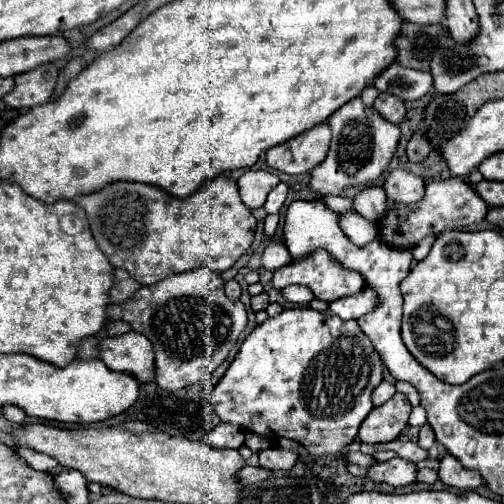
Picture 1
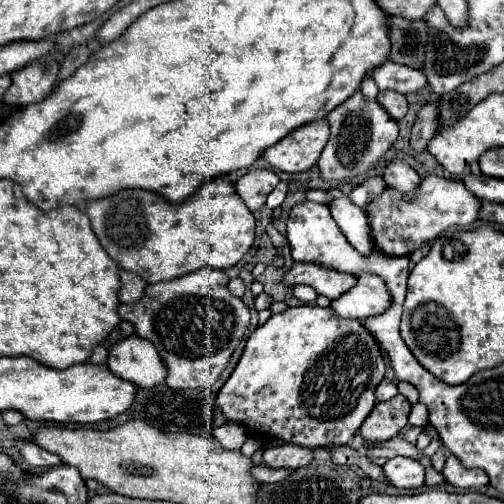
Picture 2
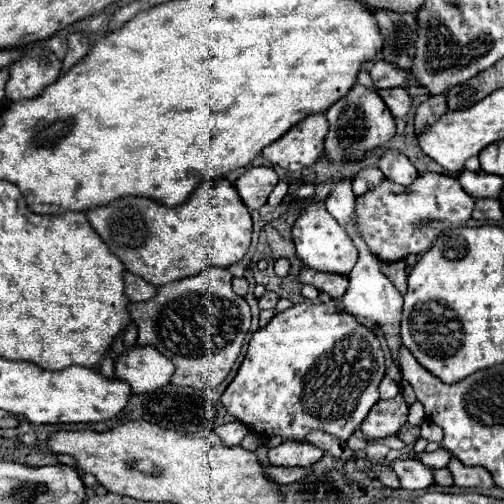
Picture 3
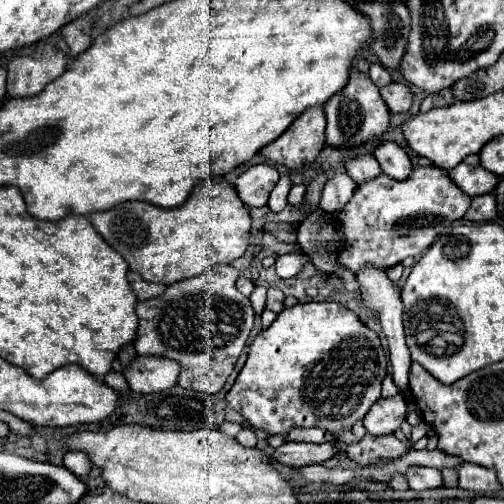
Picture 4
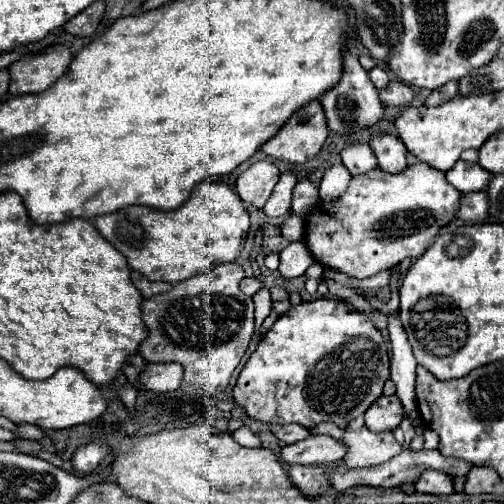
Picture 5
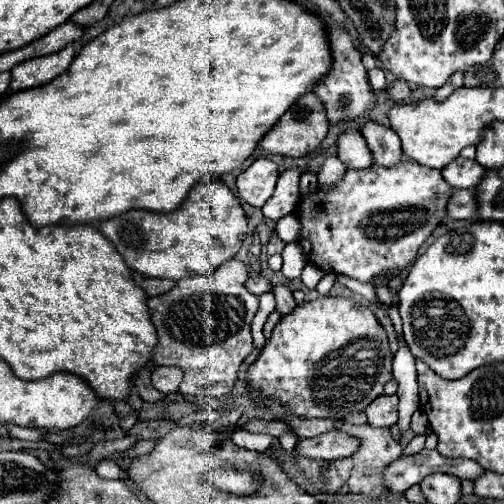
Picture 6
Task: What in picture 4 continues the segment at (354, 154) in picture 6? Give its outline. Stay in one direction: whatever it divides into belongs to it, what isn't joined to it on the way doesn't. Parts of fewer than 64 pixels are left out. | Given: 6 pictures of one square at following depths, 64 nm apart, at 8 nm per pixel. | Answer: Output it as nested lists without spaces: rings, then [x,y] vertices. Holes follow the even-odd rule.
[[[358,156],[358,158],[354,158],[354,160],[348,160],[348,162],[346,162],[346,170],[348,170],[350,178],[352,178],[358,186],[362,186],[362,184],[366,184],[366,182],[370,182],[370,180],[374,180],[376,176],[382,174],[380,164],[376,162],[374,156]]]

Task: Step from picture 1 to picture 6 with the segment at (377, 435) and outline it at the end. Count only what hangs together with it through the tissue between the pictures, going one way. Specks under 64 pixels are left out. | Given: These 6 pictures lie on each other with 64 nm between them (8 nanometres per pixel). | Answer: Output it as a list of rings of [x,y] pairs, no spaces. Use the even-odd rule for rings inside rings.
[[[378,396],[366,408],[366,416],[372,428],[392,428],[398,422],[398,396]]]

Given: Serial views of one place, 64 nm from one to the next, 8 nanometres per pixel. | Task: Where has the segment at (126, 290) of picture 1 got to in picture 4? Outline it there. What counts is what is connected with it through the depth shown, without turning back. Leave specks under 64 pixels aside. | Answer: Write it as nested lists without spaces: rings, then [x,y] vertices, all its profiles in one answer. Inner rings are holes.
[[[128,272],[128,282],[136,294],[138,300],[146,300],[146,298],[152,298],[152,296],[158,296],[164,292],[164,284],[152,284],[152,282],[146,282],[140,274],[136,272]]]

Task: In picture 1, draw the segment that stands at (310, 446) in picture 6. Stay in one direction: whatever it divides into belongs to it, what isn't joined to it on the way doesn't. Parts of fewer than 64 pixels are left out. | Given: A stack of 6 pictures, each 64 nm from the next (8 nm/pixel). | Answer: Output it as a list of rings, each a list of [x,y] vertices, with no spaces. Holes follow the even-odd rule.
[[[268,448],[258,452],[260,458],[260,466],[272,472],[278,470],[290,470],[296,462],[298,462],[298,454],[296,452],[288,452],[288,450],[280,450],[280,448]]]

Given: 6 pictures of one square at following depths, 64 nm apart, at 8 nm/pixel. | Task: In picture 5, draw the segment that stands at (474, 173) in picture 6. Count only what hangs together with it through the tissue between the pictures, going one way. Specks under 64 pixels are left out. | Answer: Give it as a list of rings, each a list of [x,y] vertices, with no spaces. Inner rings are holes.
[[[458,160],[448,172],[448,182],[454,184],[456,190],[462,194],[472,194],[472,192],[482,192],[488,188],[488,182],[492,178],[490,172],[484,172],[480,164],[468,164],[464,160]]]

